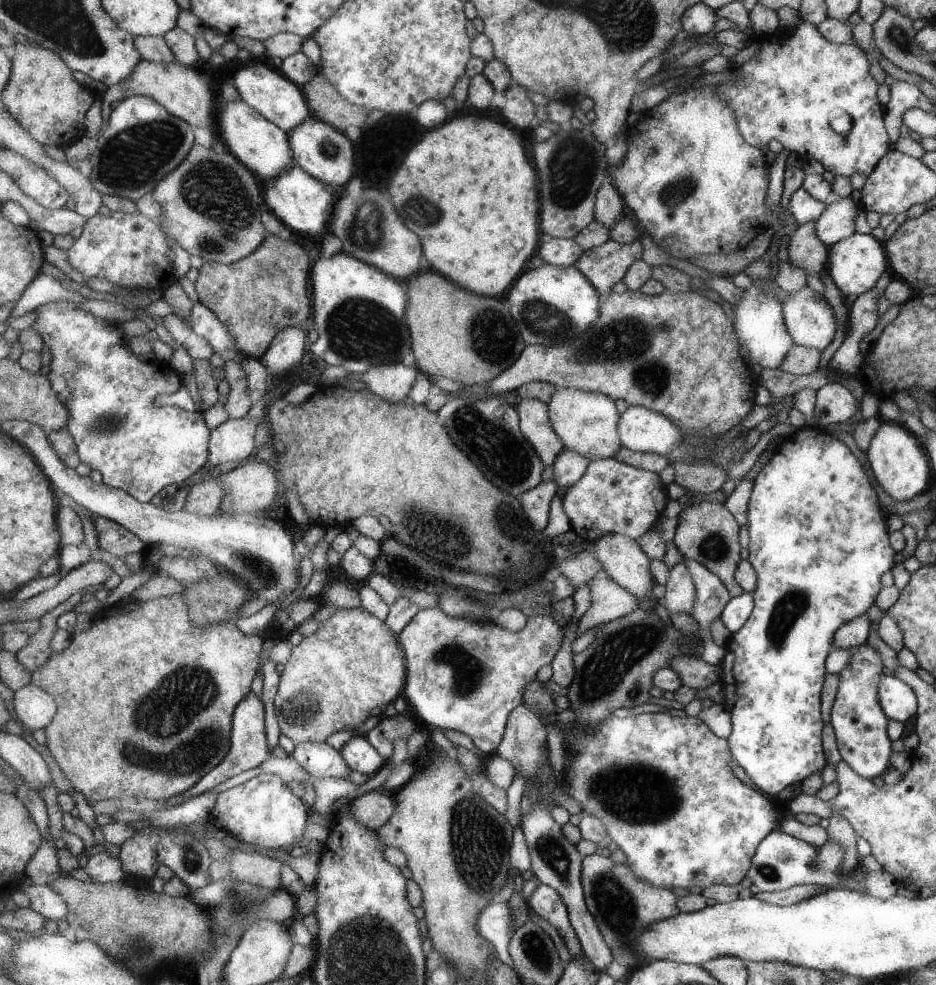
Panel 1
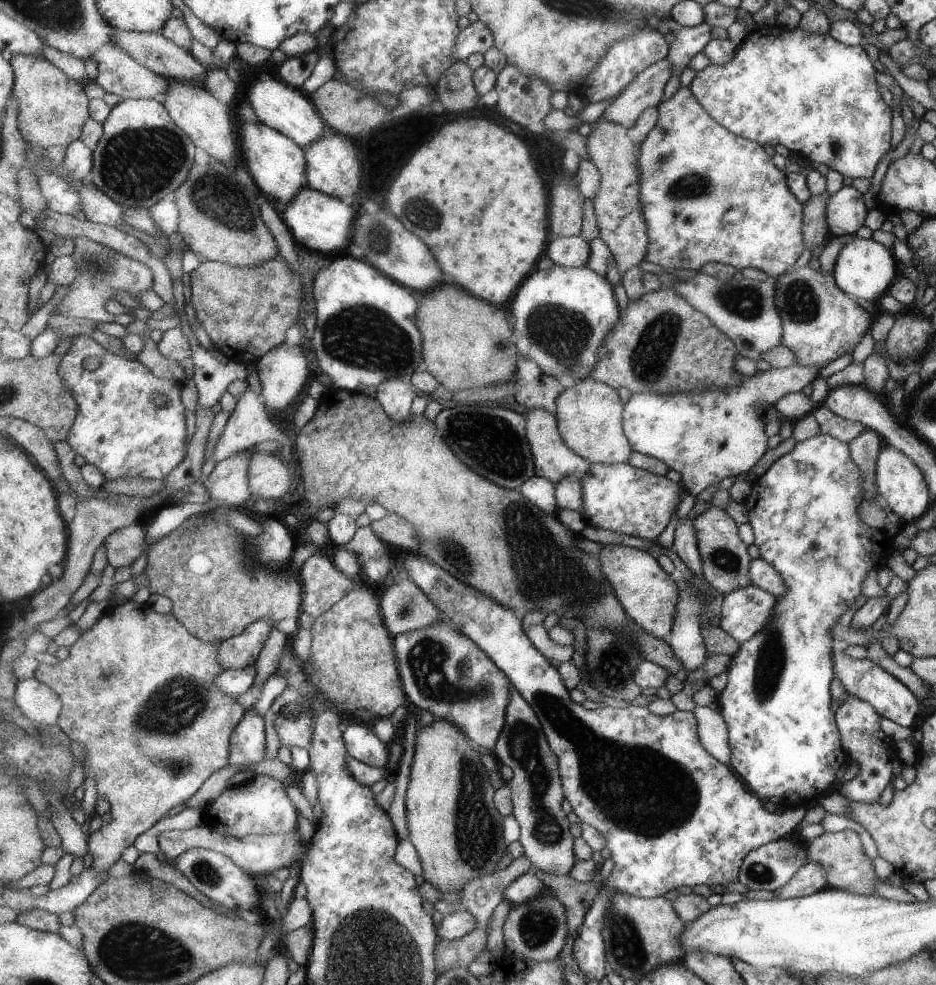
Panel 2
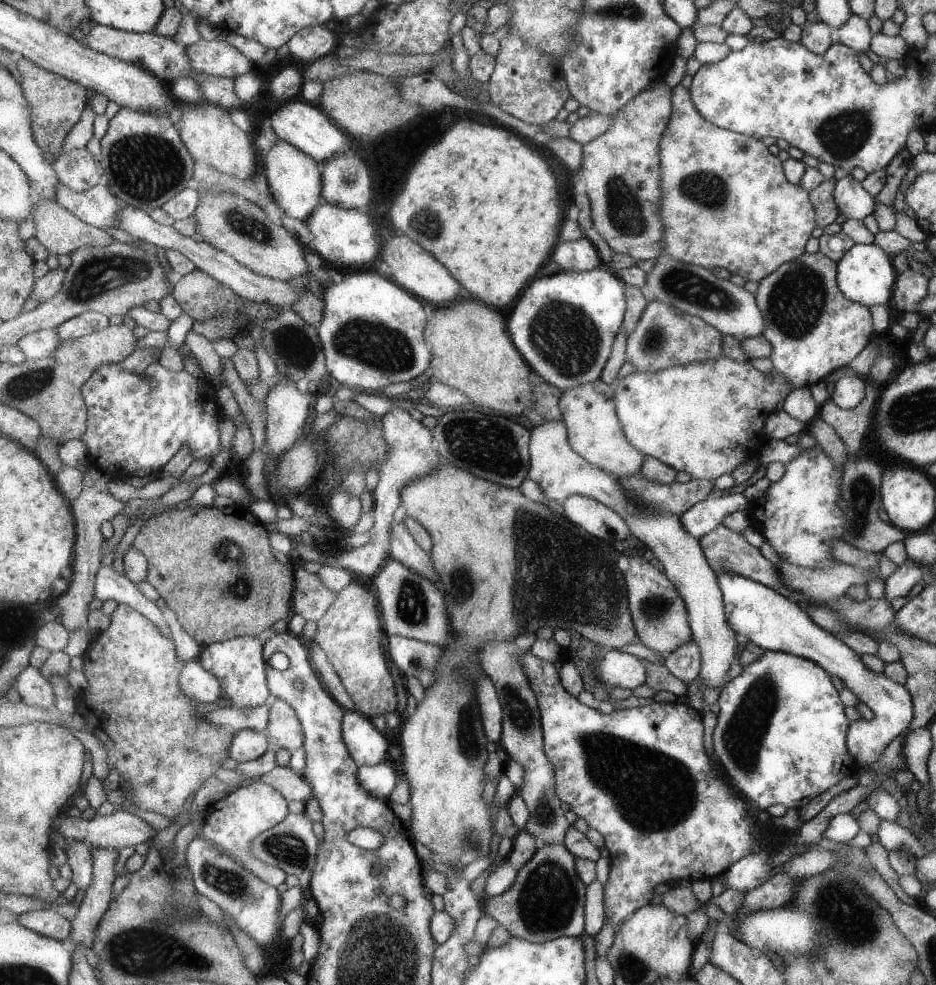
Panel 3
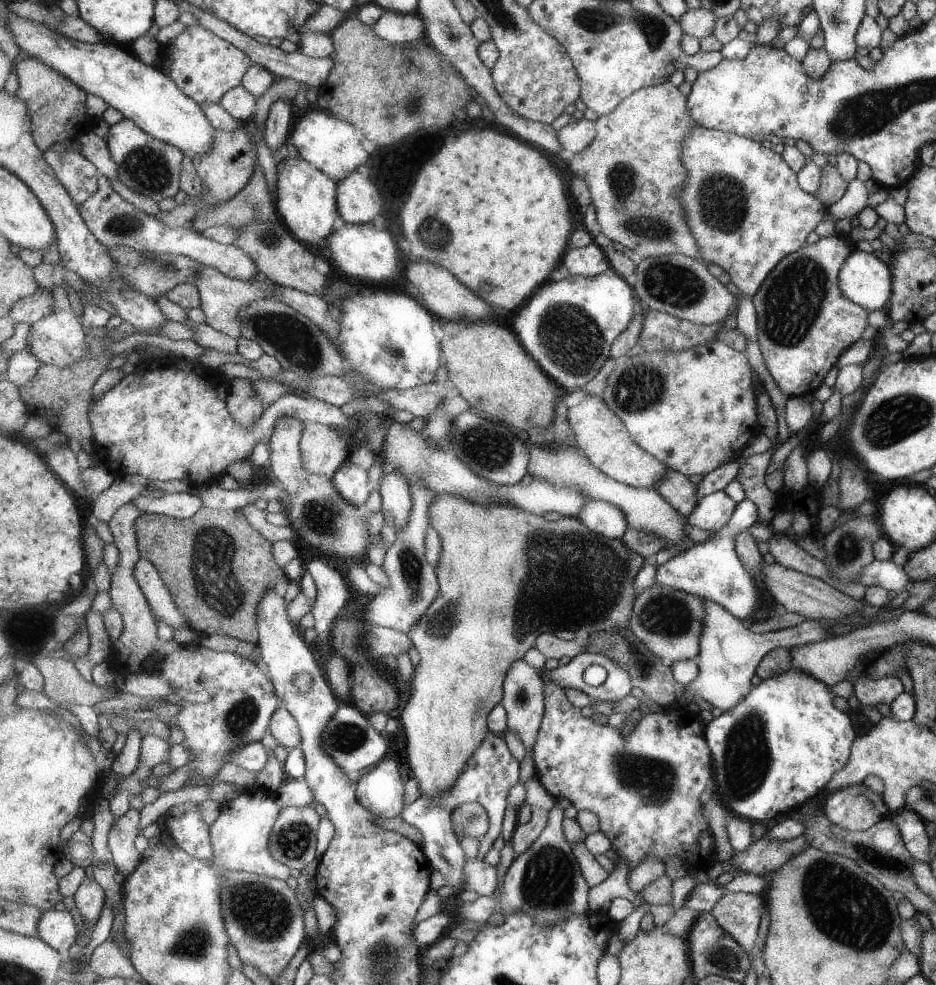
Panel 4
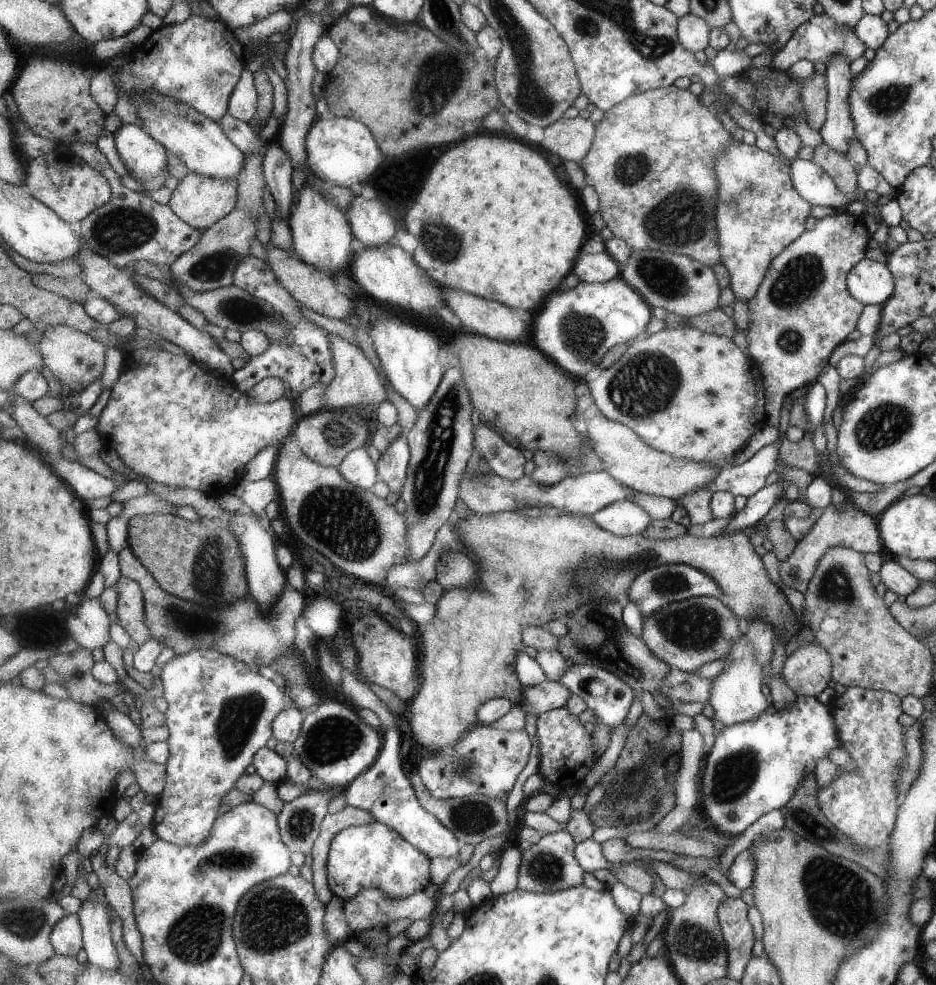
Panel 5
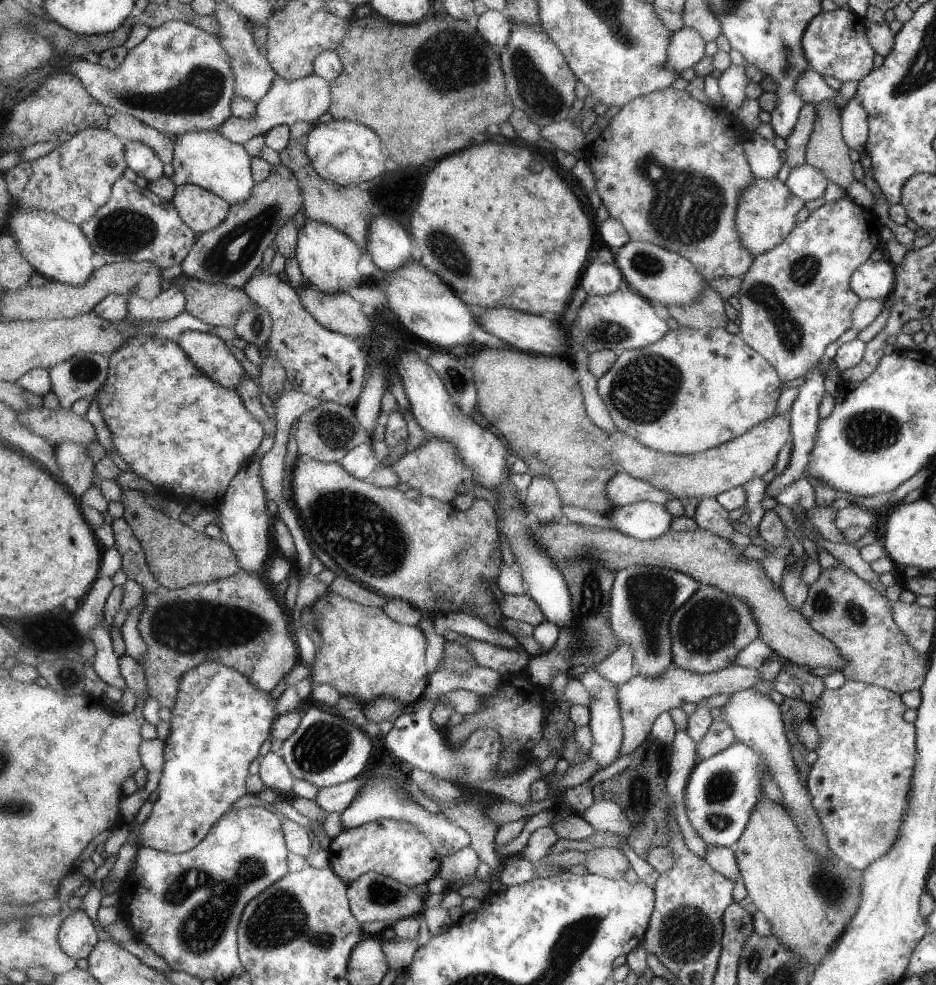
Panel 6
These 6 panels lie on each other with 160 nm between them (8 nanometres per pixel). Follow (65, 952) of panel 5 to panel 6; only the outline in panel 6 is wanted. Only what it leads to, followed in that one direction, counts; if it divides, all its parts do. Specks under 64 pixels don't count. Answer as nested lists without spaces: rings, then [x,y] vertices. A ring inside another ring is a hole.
[[[79,910],[69,915],[60,928],[58,939],[61,948],[73,958],[88,958],[102,935],[95,930],[87,912]]]

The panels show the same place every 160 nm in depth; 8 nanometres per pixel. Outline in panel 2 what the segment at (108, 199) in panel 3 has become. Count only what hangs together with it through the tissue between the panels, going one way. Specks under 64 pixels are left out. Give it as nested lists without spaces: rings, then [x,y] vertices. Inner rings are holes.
[[[49,173],[41,175],[38,181],[49,209],[65,214],[82,210],[80,192],[78,193],[62,176]]]

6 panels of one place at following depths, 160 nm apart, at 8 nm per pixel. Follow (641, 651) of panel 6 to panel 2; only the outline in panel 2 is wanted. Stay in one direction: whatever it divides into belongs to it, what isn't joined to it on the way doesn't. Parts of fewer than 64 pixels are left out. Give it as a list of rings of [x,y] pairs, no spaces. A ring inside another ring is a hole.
[[[751,584],[724,594],[721,627],[738,643],[746,641],[767,623],[775,597]],[[841,652],[834,653],[834,673],[844,686],[848,695],[867,701],[879,713],[880,717],[889,719],[902,727],[910,727],[919,712],[919,701],[908,685],[897,680],[891,673],[877,663],[867,659],[851,659]]]

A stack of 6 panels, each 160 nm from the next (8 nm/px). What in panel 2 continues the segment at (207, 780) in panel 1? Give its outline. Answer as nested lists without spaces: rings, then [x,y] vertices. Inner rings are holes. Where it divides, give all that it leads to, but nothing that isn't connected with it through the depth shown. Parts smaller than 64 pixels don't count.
[[[247,710],[231,737],[229,764],[257,764],[266,758],[265,720],[257,711]]]

